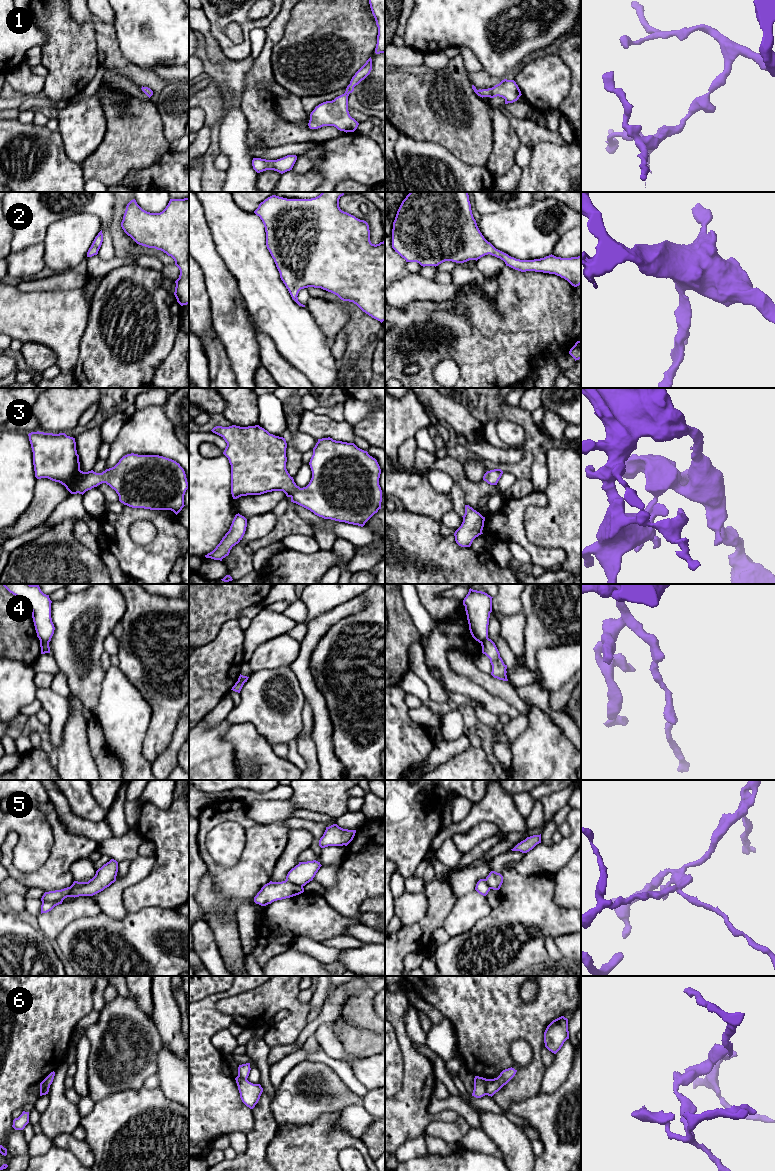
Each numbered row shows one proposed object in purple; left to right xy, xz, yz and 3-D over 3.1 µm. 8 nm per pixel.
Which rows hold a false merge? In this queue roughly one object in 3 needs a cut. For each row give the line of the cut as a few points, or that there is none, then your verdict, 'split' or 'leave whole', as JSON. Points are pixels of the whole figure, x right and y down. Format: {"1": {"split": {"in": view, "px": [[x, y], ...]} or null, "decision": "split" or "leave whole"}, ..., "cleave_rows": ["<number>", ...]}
{"1": {"split": null, "decision": "leave whole"}, "2": {"split": null, "decision": "leave whole"}, "3": {"split": null, "decision": "leave whole"}, "4": {"split": {"in": "xy", "px": [[40, 640], [48, 643]]}, "decision": "split"}, "5": {"split": {"in": "xy", "px": [[91, 879], [75, 887], [58, 900], [44, 900], [42, 902]]}, "decision": "split"}, "6": {"split": {"in": "yz", "px": [[488, 1079], [485, 1094]]}, "decision": "split"}, "cleave_rows": ["4", "5", "6"]}

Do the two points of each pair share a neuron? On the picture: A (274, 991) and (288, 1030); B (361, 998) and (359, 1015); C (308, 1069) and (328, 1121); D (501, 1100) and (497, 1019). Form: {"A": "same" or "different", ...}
{"A": "same", "B": "same", "C": "different", "D": "same"}

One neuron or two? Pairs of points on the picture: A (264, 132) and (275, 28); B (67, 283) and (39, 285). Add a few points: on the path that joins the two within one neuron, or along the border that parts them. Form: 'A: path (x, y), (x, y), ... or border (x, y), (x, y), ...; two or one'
A: path (259, 106), (253, 78), (266, 54); one
B: path (60, 283), (46, 284); one

